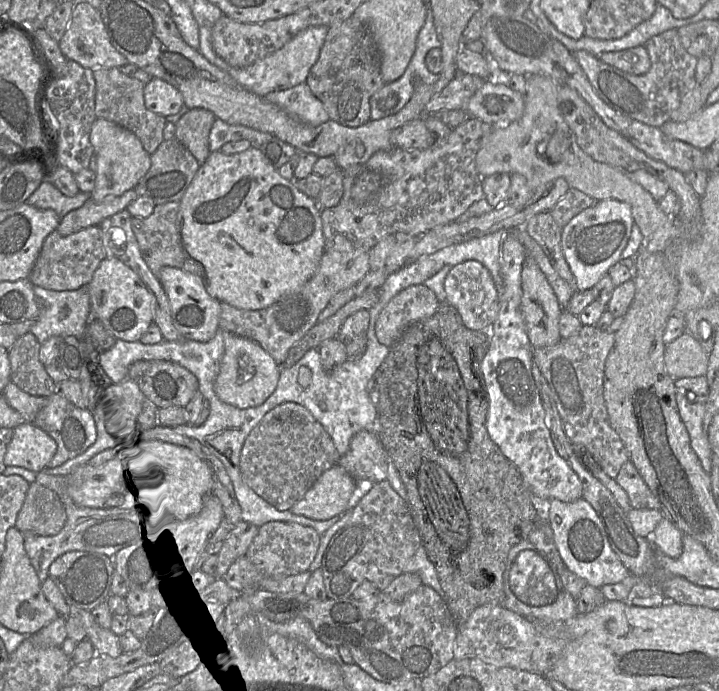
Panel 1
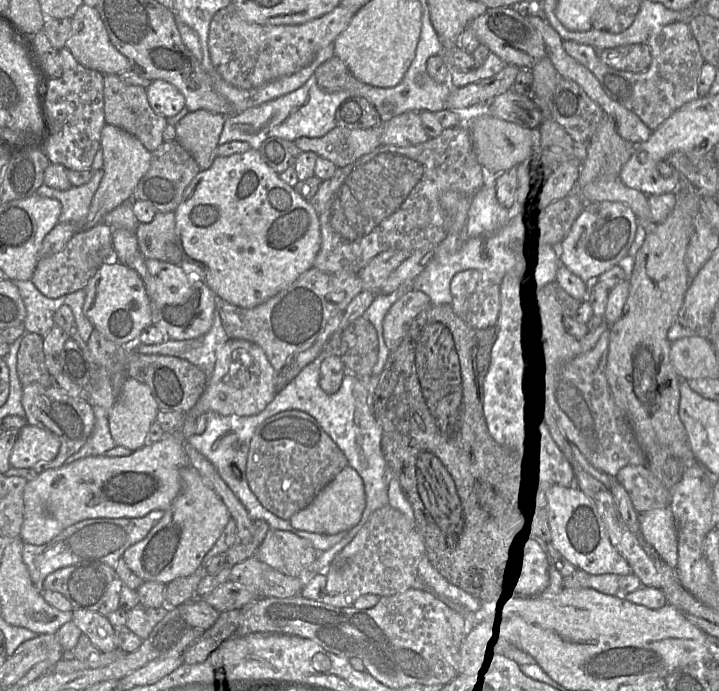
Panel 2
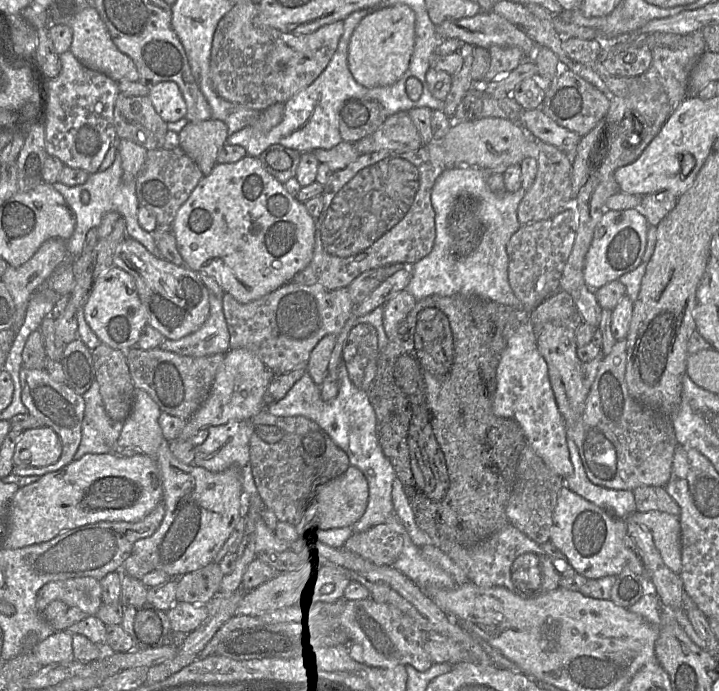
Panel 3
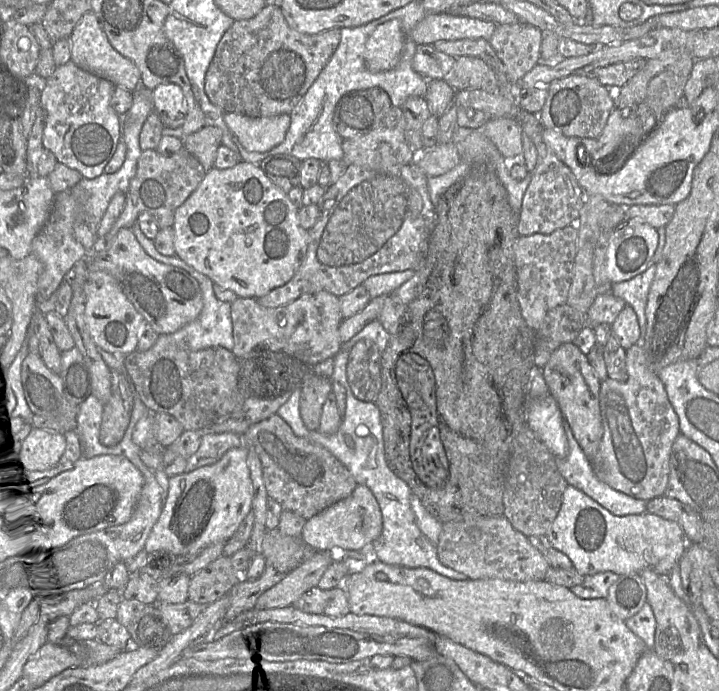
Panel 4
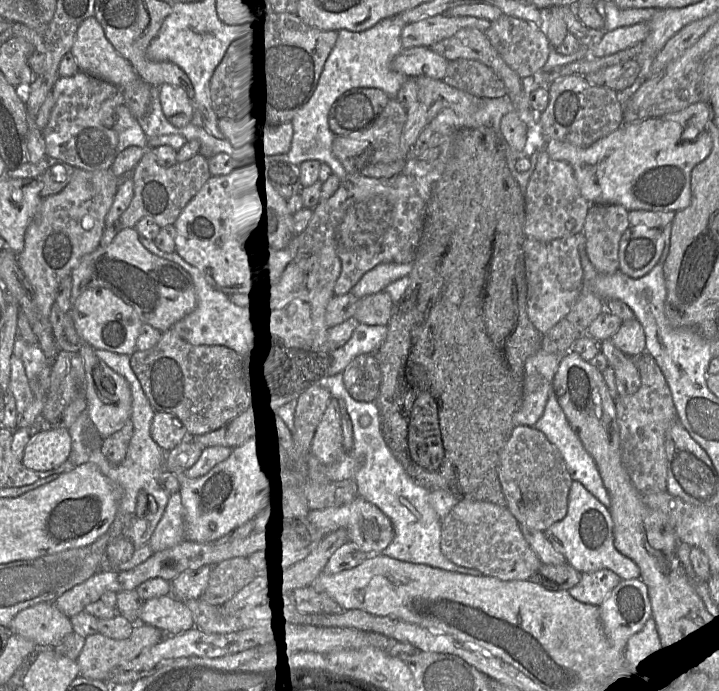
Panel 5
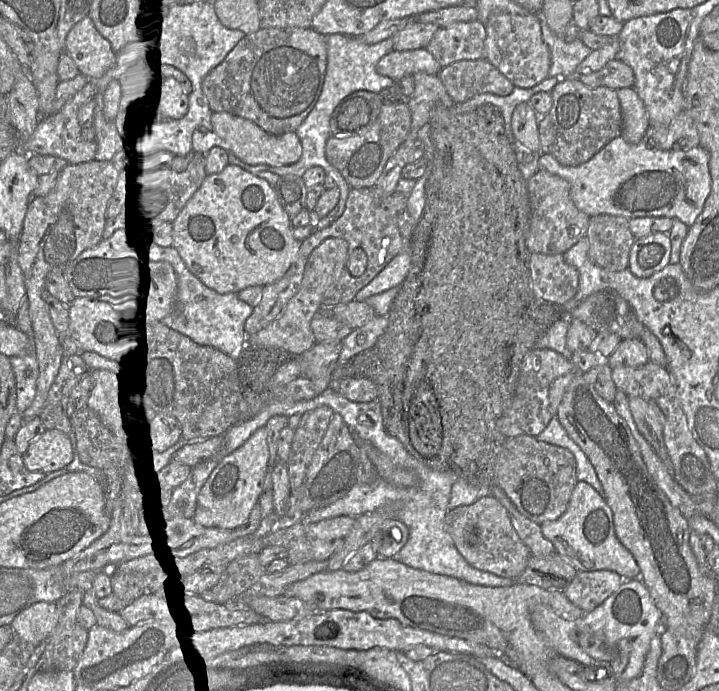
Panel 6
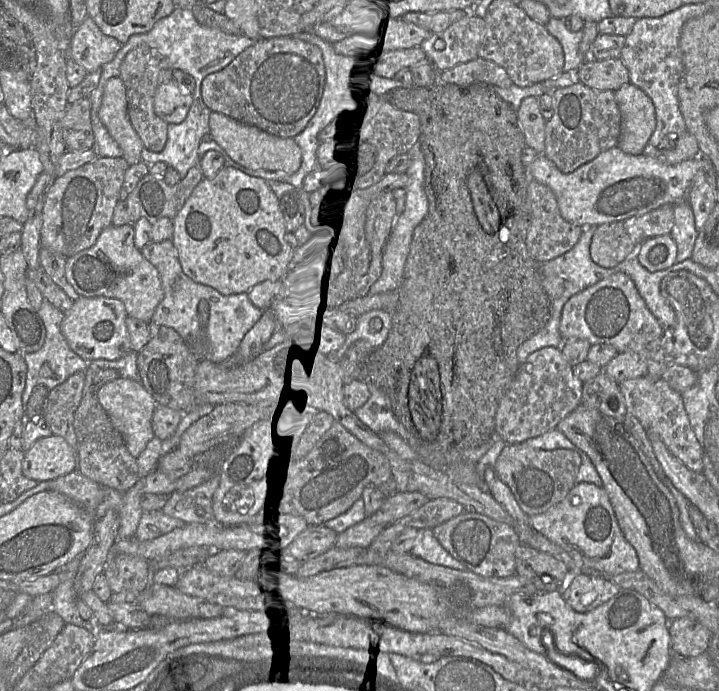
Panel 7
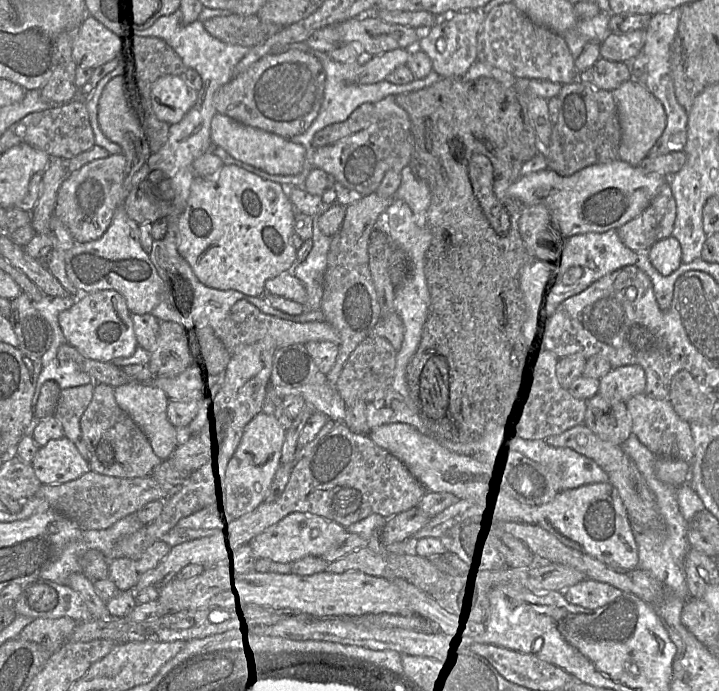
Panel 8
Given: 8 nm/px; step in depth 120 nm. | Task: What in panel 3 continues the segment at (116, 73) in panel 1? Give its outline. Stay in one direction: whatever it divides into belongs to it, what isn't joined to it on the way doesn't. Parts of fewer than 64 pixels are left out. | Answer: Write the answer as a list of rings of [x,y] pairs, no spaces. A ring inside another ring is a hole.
[[[118,94],[114,105],[118,139],[130,140],[146,150],[163,148],[167,123],[157,114],[148,96]]]

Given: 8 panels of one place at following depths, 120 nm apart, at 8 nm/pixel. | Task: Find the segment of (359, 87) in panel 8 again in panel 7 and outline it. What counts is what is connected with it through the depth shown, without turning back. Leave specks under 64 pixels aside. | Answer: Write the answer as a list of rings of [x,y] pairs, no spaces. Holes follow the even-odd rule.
[[[307,29],[304,32],[298,33],[293,36],[281,36],[281,37],[296,37],[298,39],[305,41],[305,42],[314,44],[321,49],[324,64],[325,64],[325,70],[326,70],[326,81],[325,81],[324,93],[323,93],[320,105],[319,105],[315,115],[313,116],[313,118],[309,121],[306,128],[300,134],[298,134],[297,136],[294,137],[294,140],[300,146],[300,148],[302,150],[302,164],[296,173],[289,175],[283,171],[268,171],[268,170],[259,170],[259,172],[256,172],[252,169],[249,169],[249,168],[247,168],[245,166],[241,166],[241,165],[240,165],[240,170],[250,176],[260,177],[266,181],[276,180],[276,181],[287,182],[287,183],[293,185],[295,188],[300,188],[303,186],[303,182],[304,182],[304,179],[306,178],[306,176],[308,174],[310,174],[312,171],[321,167],[320,162],[317,157],[317,150],[321,143],[319,140],[320,132],[322,130],[324,130],[328,125],[330,125],[336,119],[336,117],[339,115],[339,113],[350,103],[350,101],[361,94],[369,94],[369,95],[376,96],[376,97],[382,97],[383,94],[385,94],[393,89],[401,88],[402,84],[398,81],[395,81],[394,79],[391,79],[391,80],[378,79],[378,78],[373,77],[369,74],[370,64],[374,60],[376,54],[381,54],[381,53],[368,51],[367,53],[363,53],[362,55],[358,55],[358,56],[344,56],[344,55],[337,54],[334,50],[333,44],[331,44],[331,43],[327,42],[326,40],[320,38],[319,36],[315,35],[313,33],[312,29]]]

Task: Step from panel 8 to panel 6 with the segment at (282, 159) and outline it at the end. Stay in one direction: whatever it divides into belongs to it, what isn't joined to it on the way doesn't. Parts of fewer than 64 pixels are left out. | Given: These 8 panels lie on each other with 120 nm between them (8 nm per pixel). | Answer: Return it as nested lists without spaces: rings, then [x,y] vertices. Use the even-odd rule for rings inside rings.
[[[213,112],[211,116],[212,130],[223,139],[231,151],[242,162],[249,165],[270,165],[274,167],[296,163],[302,155],[302,145],[296,132],[282,135],[271,135],[251,120],[228,112]]]

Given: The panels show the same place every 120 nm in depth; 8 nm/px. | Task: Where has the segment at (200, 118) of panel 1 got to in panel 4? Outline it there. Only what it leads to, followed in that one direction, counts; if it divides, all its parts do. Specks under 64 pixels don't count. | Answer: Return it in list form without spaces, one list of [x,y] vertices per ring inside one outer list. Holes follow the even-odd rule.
[[[205,125],[183,138],[183,148],[195,156],[208,172],[214,168],[218,148],[222,145],[222,130]]]

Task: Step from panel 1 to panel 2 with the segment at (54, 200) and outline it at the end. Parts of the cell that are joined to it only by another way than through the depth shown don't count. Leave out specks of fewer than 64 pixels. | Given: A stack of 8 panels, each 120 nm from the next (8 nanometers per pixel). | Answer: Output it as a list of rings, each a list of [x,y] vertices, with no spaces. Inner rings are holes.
[[[103,169],[93,171],[90,181],[82,186],[72,186],[68,190],[57,190],[42,184],[36,195],[56,199],[61,203],[59,223],[84,225],[91,201],[103,177]]]

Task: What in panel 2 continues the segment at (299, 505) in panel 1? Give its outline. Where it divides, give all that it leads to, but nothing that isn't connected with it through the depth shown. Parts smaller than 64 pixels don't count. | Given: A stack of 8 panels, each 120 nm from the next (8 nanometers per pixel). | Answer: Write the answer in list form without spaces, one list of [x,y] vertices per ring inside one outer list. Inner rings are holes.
[[[347,465],[307,507],[290,518],[290,523],[297,530],[318,534],[348,532],[361,520],[365,506],[364,482],[357,471]]]

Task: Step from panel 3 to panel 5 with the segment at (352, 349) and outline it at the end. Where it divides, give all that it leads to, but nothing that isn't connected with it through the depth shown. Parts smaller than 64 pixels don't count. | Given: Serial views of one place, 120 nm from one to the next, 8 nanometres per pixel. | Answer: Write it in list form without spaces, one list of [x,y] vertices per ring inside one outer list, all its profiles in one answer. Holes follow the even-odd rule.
[[[373,353],[355,357],[343,372],[348,393],[360,402],[376,402],[381,385],[381,371]]]

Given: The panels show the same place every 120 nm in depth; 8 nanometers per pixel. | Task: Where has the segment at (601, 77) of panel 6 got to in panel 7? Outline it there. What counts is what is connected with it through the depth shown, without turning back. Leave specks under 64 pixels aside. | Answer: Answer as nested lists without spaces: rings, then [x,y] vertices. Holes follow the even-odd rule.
[[[588,58],[576,71],[576,80],[594,90],[613,92],[630,83],[629,72],[620,58]]]

